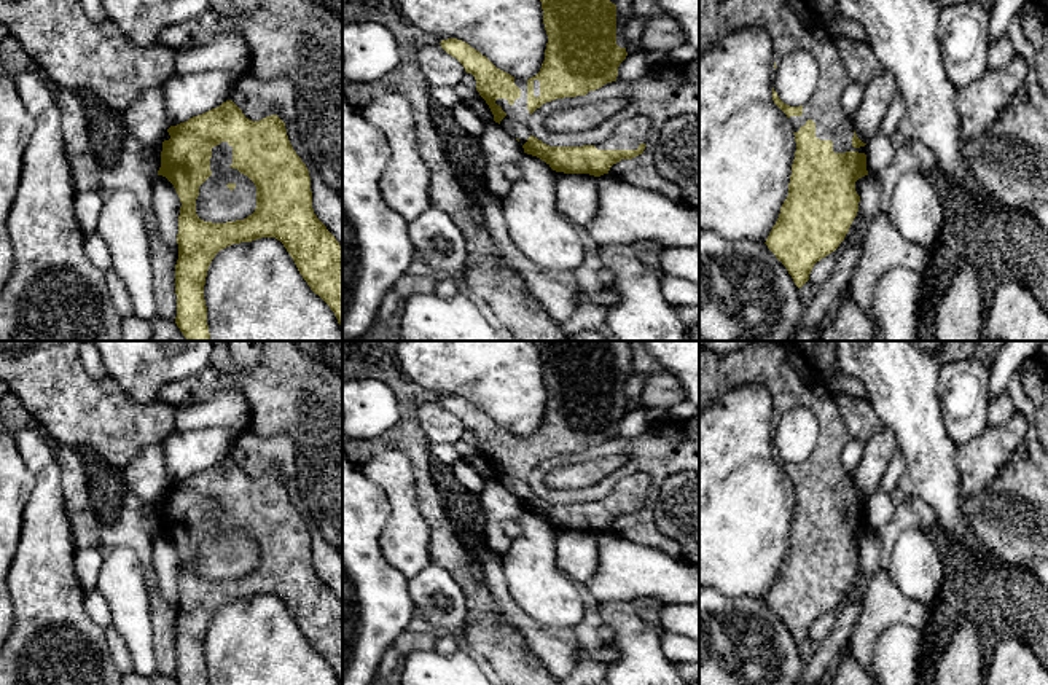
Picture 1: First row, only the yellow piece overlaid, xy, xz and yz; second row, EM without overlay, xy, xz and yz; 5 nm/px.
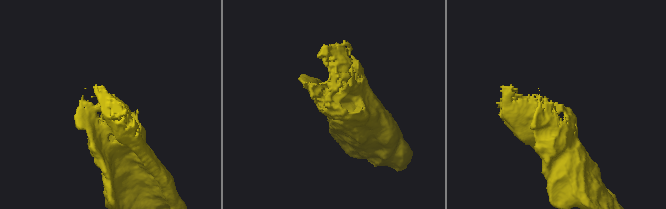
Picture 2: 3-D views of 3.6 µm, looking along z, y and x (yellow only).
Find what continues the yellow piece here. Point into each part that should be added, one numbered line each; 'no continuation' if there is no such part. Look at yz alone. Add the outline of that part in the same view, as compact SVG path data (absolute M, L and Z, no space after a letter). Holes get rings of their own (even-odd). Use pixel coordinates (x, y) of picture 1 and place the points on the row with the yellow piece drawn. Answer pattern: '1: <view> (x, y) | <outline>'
1: yz (792, 24) | M699 0L699 56L718 45L731 32L747 29L747 27L761 27L772 38L772 51L776 67L780 64L782 57L792 51L804 49L809 51L819 64L819 80L812 96L803 105L801 116L790 116L790 124L793 132L798 132L808 119L815 123L815 137L820 140L831 140L835 153L858 151L865 153L865 147L854 148L854 126L851 116L841 108L841 96L849 84L844 65L841 62L835 38L825 29L822 21L815 16L814 8L809 0Z

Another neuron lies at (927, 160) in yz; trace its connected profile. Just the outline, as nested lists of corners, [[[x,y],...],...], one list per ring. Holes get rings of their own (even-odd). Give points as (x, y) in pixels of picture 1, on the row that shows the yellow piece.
[[[911,140],[908,143],[908,147],[919,158],[919,162],[921,162],[919,170],[924,172],[925,175],[929,175],[937,167],[937,159],[935,159],[935,155],[932,153],[932,150],[919,140]]]

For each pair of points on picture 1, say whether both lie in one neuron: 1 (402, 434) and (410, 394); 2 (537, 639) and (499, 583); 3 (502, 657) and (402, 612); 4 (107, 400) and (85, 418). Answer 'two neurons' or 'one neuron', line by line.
1: one neuron
2: one neuron
3: two neurons
4: one neuron

